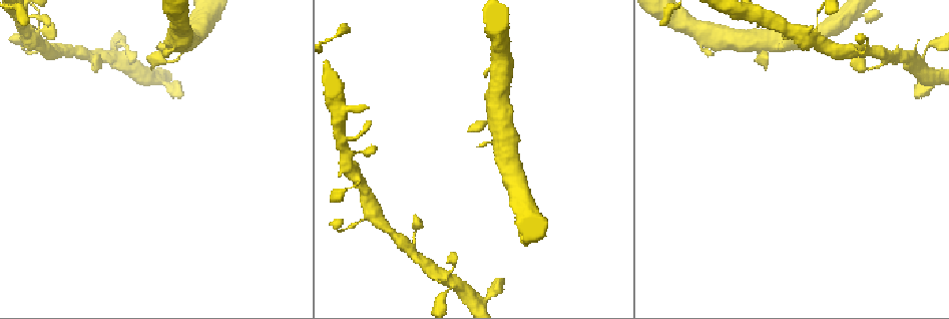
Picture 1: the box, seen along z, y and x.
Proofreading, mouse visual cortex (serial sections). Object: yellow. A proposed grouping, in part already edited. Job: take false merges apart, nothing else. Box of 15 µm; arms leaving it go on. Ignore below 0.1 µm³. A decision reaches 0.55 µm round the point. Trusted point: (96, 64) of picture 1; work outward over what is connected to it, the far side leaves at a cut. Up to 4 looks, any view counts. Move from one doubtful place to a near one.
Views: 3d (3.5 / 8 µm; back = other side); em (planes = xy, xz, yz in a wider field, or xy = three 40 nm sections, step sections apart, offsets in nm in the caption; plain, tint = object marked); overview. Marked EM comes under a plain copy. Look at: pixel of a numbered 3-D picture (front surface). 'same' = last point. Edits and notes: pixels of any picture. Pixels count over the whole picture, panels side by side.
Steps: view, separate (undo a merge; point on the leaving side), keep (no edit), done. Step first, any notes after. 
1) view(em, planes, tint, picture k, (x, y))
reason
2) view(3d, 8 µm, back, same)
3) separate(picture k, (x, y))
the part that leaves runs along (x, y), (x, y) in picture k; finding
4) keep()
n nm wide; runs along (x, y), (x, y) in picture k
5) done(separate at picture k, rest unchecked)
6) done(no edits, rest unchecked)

view(em, xy, step 2, tint, picture 1, (853, 47))
thin arm on a thick one

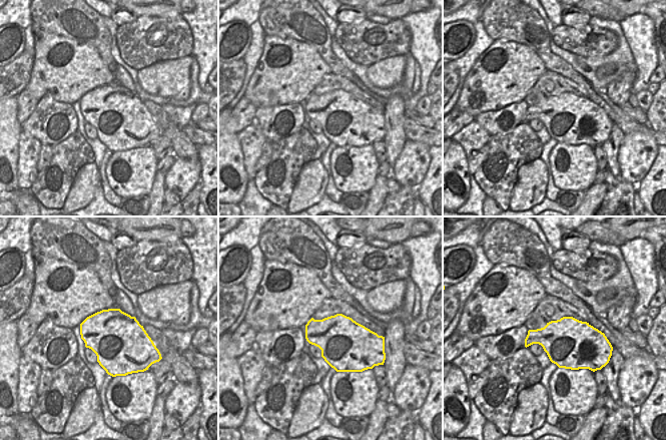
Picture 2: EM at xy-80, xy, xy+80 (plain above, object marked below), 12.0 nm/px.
view(3d, 3.5 µm, same)

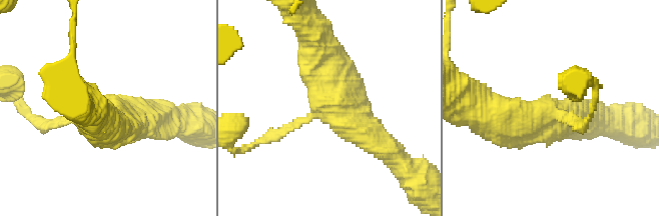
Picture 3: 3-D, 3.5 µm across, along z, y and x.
keep()
arms of 150, 400, 600 nm; continuous, no second cell

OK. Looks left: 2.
view(3d, 8 µm, picture 1, (920, 62))
small branch off a trunk

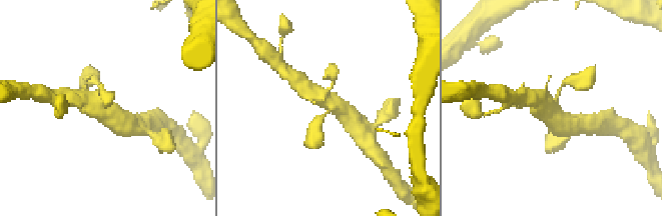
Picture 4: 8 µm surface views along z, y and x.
view(em, xy, step 5, tint, picture 4, (553, 105))

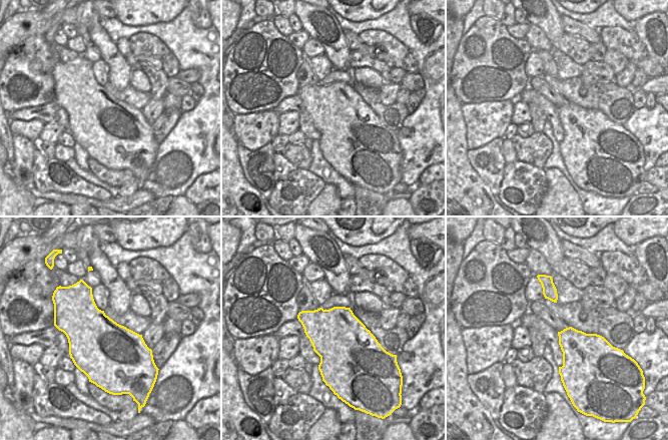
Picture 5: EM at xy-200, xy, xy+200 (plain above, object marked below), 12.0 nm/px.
keep()
700 nm wide; runs along (305, 89), (320, 94), (350, 117) in picture 4; all the same cell

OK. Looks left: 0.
done(no edits, rest unchecked)

